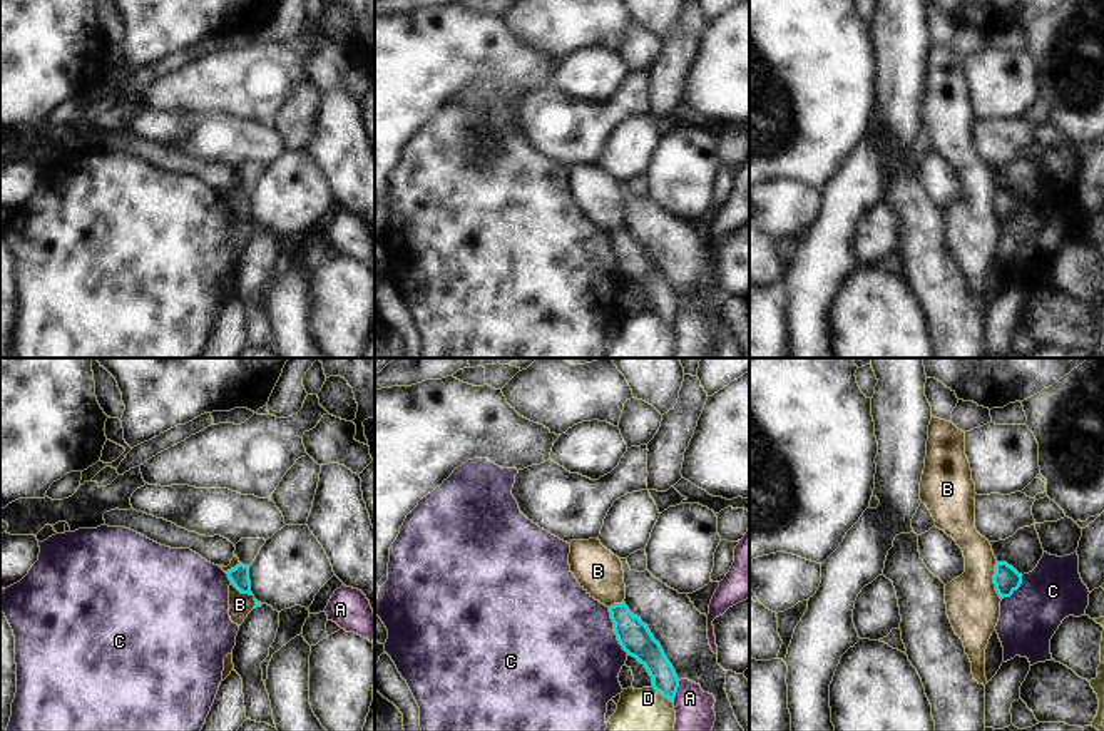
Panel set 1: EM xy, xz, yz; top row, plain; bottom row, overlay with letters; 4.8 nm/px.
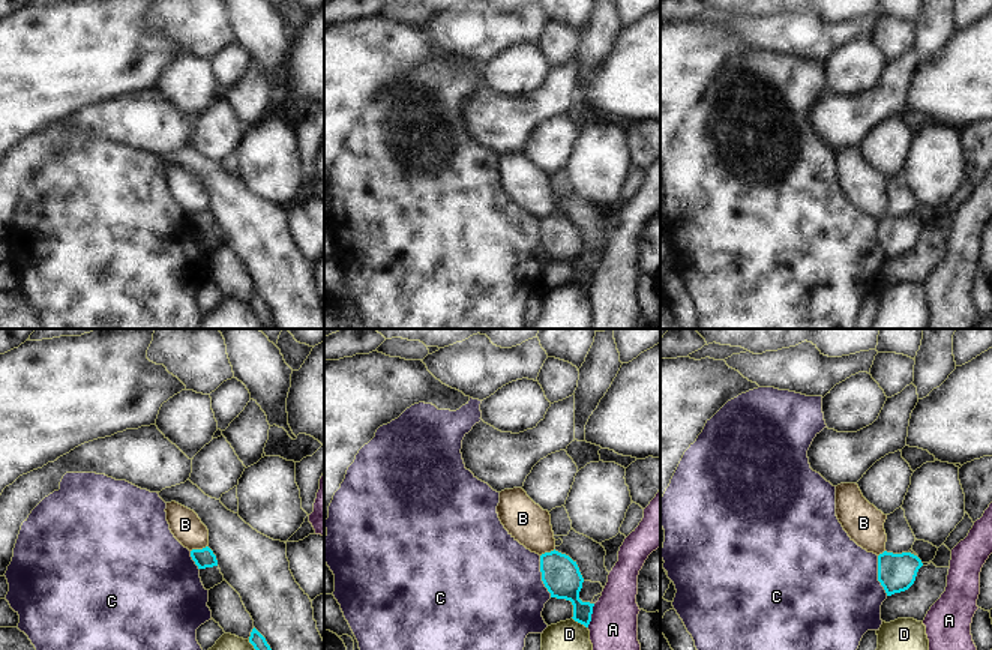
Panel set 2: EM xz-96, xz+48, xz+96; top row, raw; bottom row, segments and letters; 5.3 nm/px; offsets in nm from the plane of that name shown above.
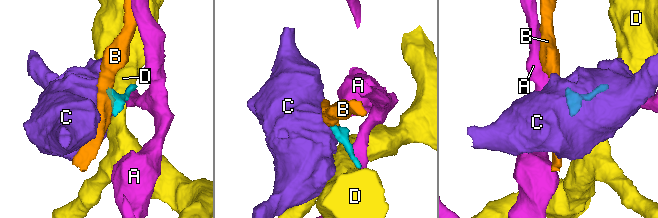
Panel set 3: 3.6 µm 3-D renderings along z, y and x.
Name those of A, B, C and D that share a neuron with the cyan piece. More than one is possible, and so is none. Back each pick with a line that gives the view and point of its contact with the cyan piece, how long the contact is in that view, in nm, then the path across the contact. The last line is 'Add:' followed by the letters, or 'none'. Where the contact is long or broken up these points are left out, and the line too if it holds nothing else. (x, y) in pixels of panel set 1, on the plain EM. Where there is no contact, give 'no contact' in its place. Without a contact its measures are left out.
Add: none

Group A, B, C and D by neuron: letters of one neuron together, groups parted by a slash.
A / B / C / D

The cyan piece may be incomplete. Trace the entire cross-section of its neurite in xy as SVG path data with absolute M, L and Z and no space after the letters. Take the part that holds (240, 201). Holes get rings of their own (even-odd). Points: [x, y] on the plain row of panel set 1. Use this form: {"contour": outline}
{"contour": "M238 189L234 194L227 196L227 202L241 219L253 221L248 191Z"}

